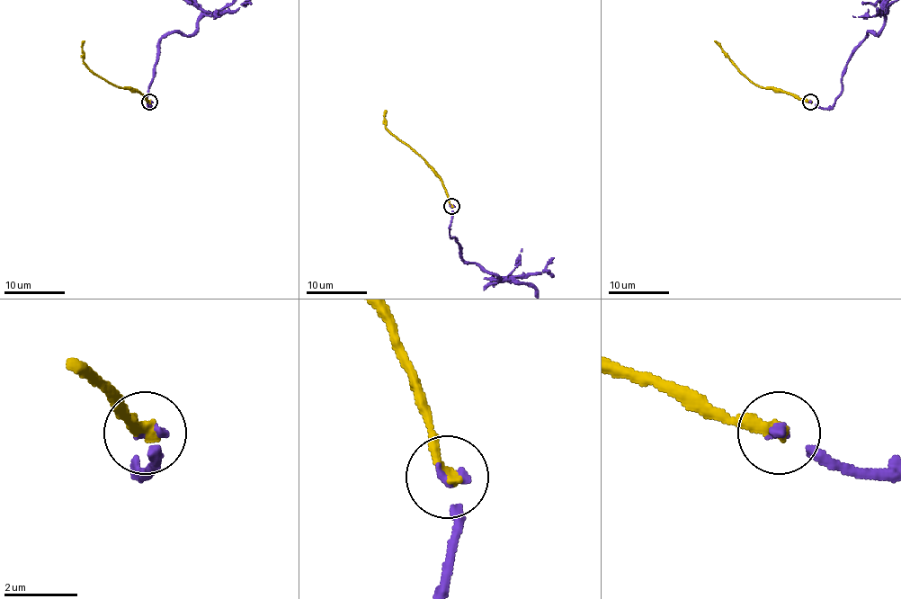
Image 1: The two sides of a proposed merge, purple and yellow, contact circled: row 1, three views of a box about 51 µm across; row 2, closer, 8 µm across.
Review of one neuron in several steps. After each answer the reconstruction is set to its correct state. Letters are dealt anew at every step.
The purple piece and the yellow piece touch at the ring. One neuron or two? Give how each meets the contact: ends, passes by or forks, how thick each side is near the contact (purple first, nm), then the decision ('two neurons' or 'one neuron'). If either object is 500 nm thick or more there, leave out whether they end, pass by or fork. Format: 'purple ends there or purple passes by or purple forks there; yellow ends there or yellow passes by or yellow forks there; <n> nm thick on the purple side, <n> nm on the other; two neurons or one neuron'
purple ends there; yellow ends there; 220 nm thick on the purple side, 340 nm on the other; one neuron

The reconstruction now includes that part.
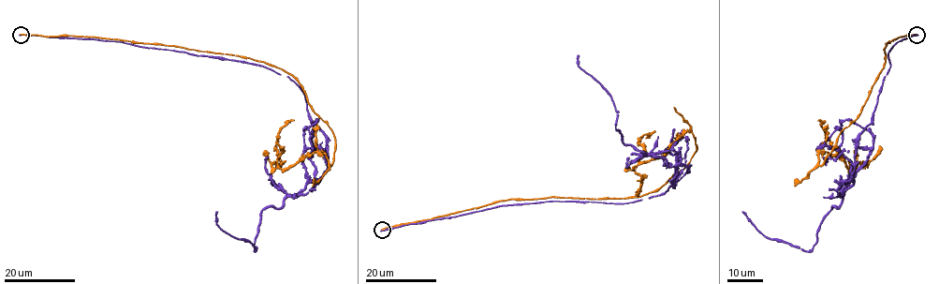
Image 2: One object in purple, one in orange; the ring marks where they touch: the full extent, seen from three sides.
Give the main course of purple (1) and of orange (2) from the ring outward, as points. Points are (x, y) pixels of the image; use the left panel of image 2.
1: (21, 35), (222, 57), (288, 77), (325, 135), (328, 170), (262, 211), (256, 249), (226, 232), (217, 212)
2: (21, 35), (176, 46), (280, 67), (330, 127), (331, 165), (316, 152), (282, 169), (278, 134), (294, 120)

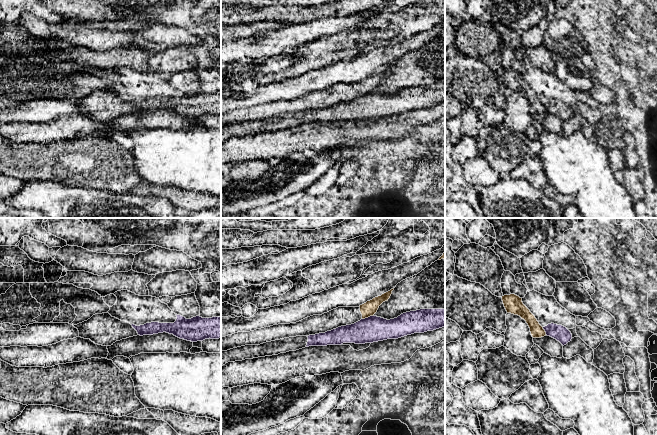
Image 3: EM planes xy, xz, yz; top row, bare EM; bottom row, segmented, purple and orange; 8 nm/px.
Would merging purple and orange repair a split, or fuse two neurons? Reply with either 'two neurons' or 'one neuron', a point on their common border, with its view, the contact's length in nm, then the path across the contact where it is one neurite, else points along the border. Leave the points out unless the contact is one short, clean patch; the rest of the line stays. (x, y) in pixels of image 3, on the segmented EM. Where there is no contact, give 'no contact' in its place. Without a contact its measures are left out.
two neurons | xz (368, 317) | 100 nm | along xz (373, 314), (362, 319)

